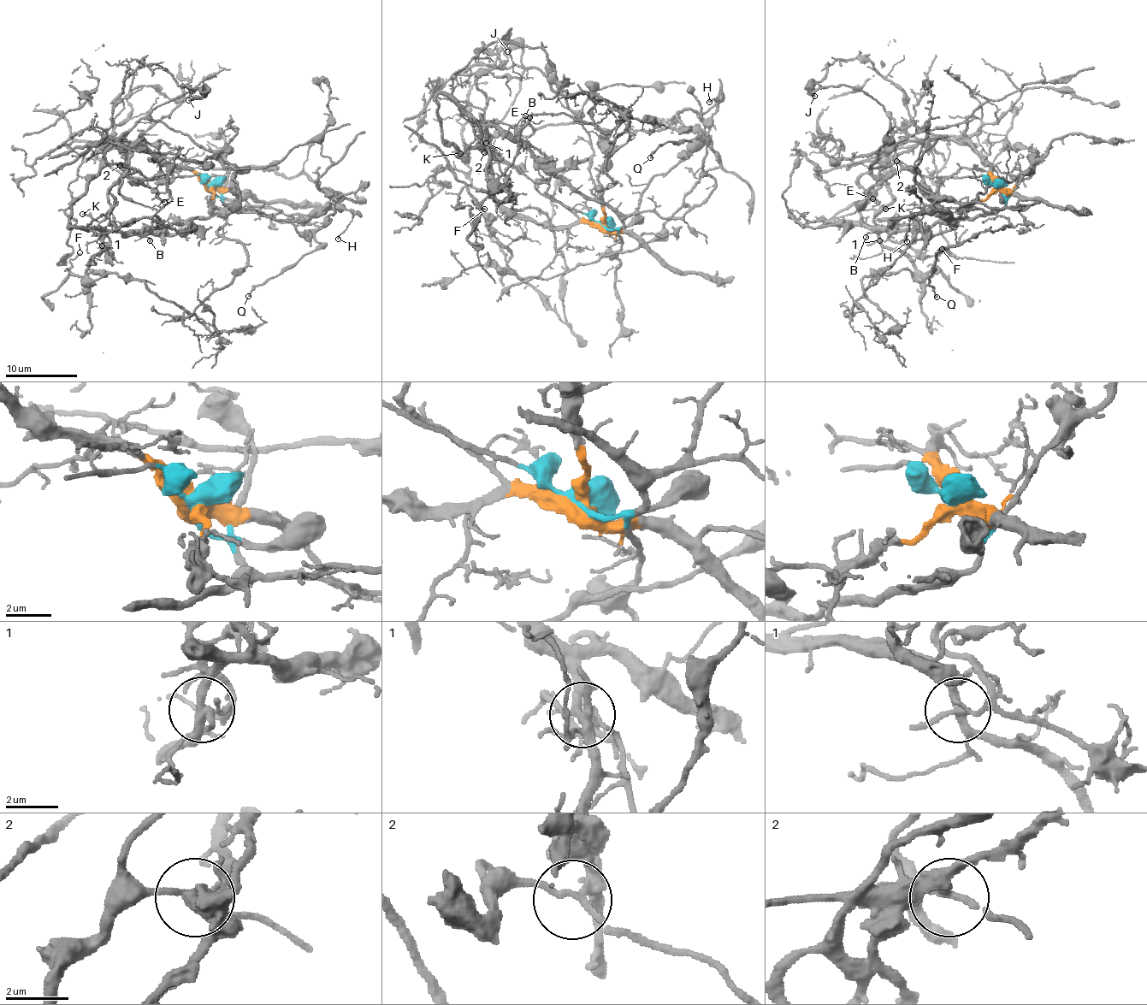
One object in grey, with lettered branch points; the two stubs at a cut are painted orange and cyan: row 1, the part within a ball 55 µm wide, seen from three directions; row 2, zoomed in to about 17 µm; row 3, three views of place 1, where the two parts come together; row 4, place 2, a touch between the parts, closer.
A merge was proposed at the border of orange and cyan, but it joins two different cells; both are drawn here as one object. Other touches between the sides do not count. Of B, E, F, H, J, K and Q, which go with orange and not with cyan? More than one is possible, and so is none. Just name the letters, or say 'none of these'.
K

